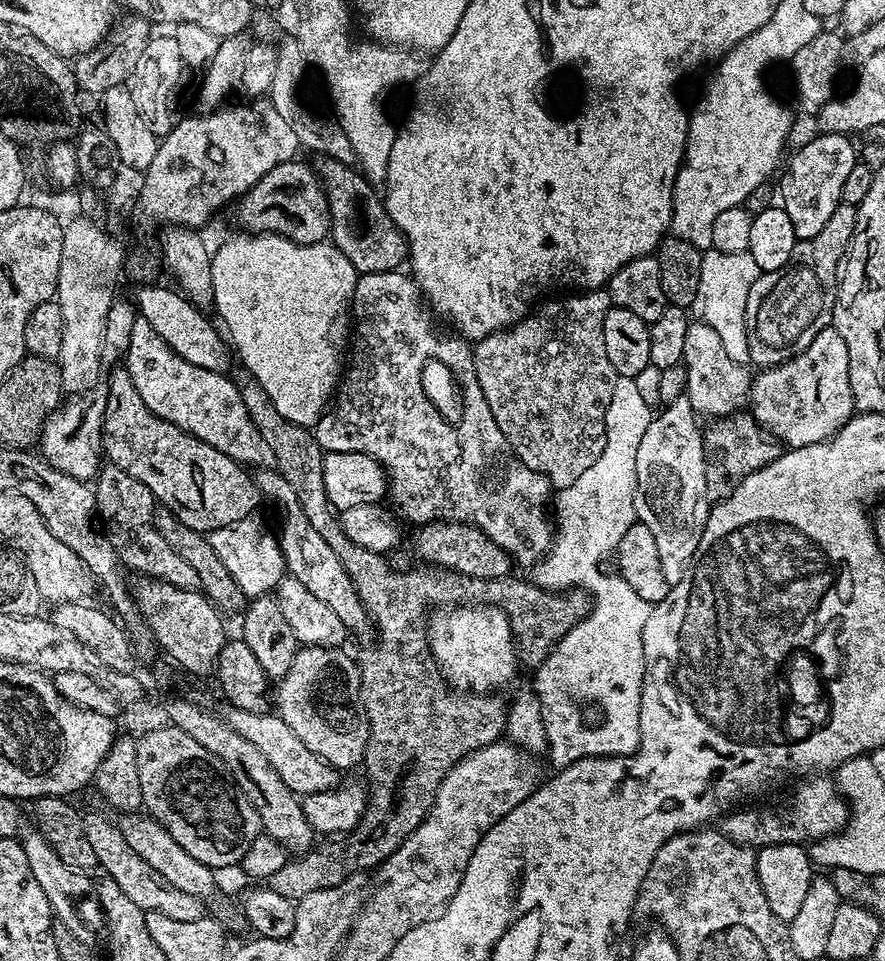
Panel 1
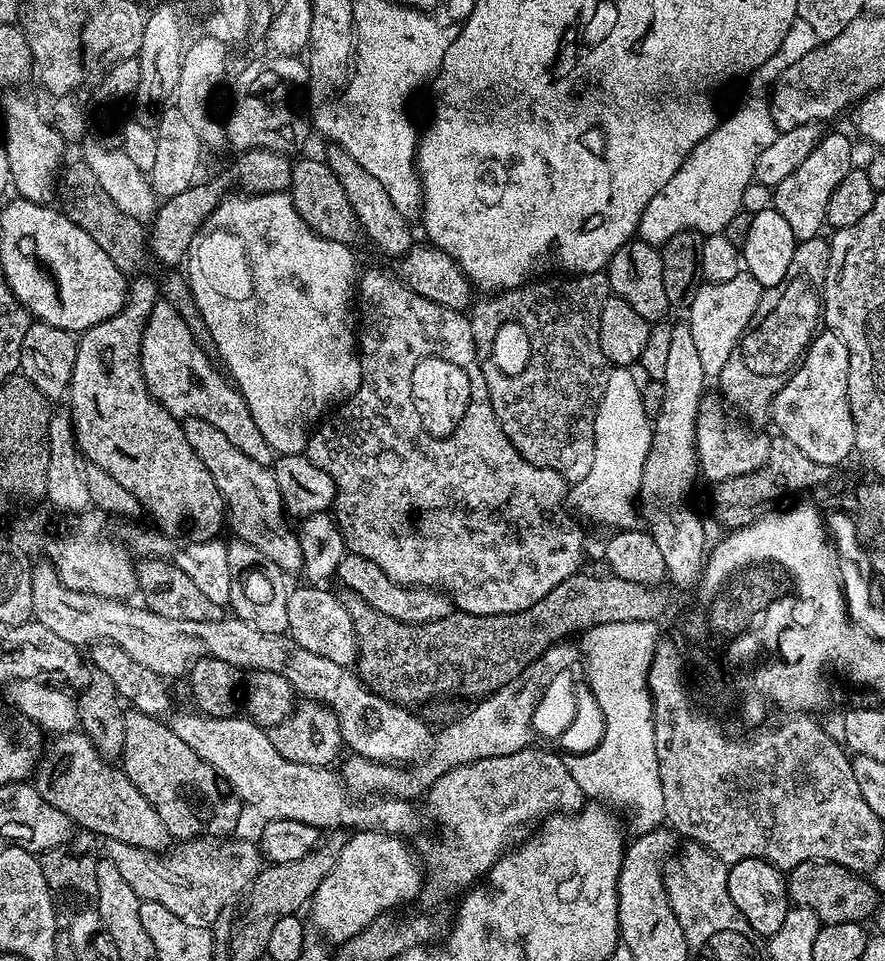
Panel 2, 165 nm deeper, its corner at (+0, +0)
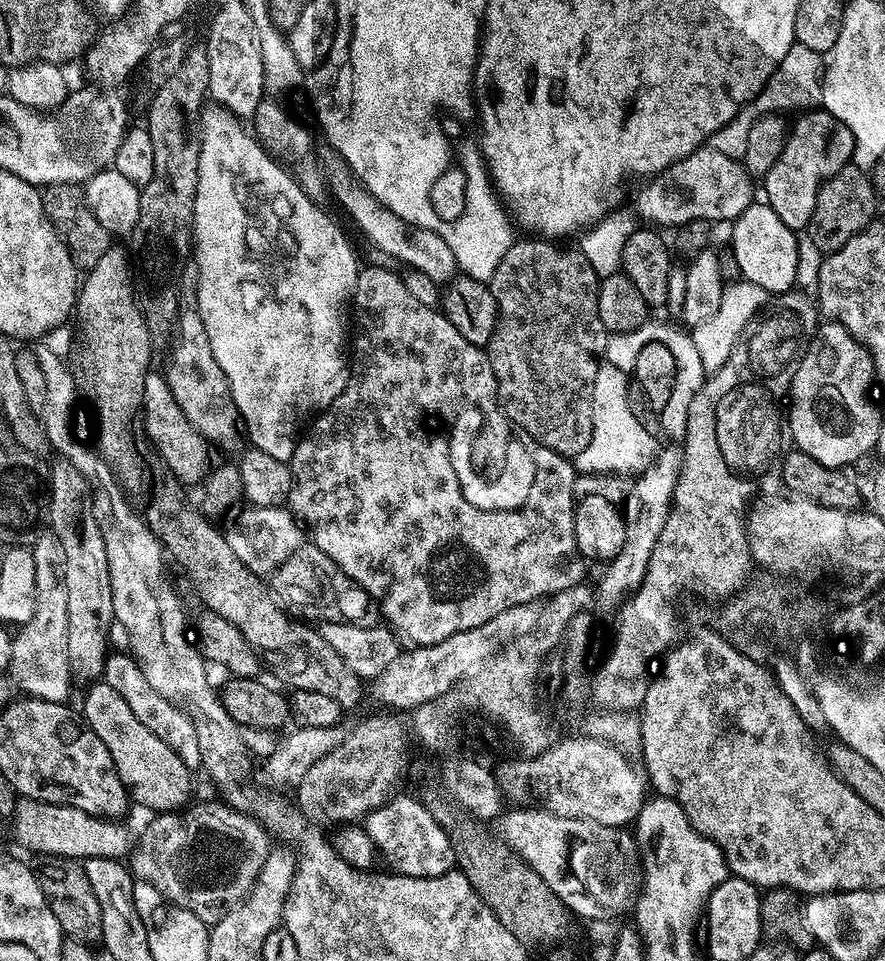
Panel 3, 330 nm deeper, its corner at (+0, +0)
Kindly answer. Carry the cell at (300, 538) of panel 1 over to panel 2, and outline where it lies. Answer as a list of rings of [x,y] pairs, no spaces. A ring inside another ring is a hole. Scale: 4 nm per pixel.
[[[188,418],[183,421],[183,426],[186,442],[190,442],[194,454],[202,458],[206,470],[210,470],[218,486],[230,517],[230,528],[232,524],[236,531],[233,533],[239,539],[247,540],[255,548],[262,550],[262,554],[266,554],[266,558],[270,558],[270,562],[278,565],[284,573],[299,573],[304,567],[300,538],[293,525],[292,528],[288,525],[290,520],[278,494],[278,482],[271,467],[254,462],[254,458],[246,458],[246,454],[242,454],[242,450],[238,450],[238,446],[234,446],[234,442],[230,442],[230,438],[222,434],[222,430],[210,426],[210,422]]]

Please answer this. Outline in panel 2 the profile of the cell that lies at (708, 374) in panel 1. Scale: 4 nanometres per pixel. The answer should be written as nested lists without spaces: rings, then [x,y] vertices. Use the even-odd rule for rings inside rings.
[[[703,396],[696,415],[696,458],[703,479],[705,476],[709,482],[715,482],[757,472],[768,460],[769,437],[752,428],[743,428],[734,417],[728,416],[725,401],[716,396]]]

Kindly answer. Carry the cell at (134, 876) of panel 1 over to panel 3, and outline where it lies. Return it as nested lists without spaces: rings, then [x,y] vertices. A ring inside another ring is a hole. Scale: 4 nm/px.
[[[223,802],[200,804],[197,808],[191,808],[183,814],[174,811],[151,817],[153,820],[145,826],[140,841],[137,844],[135,841],[131,849],[130,871],[136,880],[150,882],[150,886],[154,886],[154,890],[163,894],[170,903],[190,910],[190,914],[211,926],[239,904],[255,886],[258,874],[270,854],[270,837],[257,820],[236,812]]]

